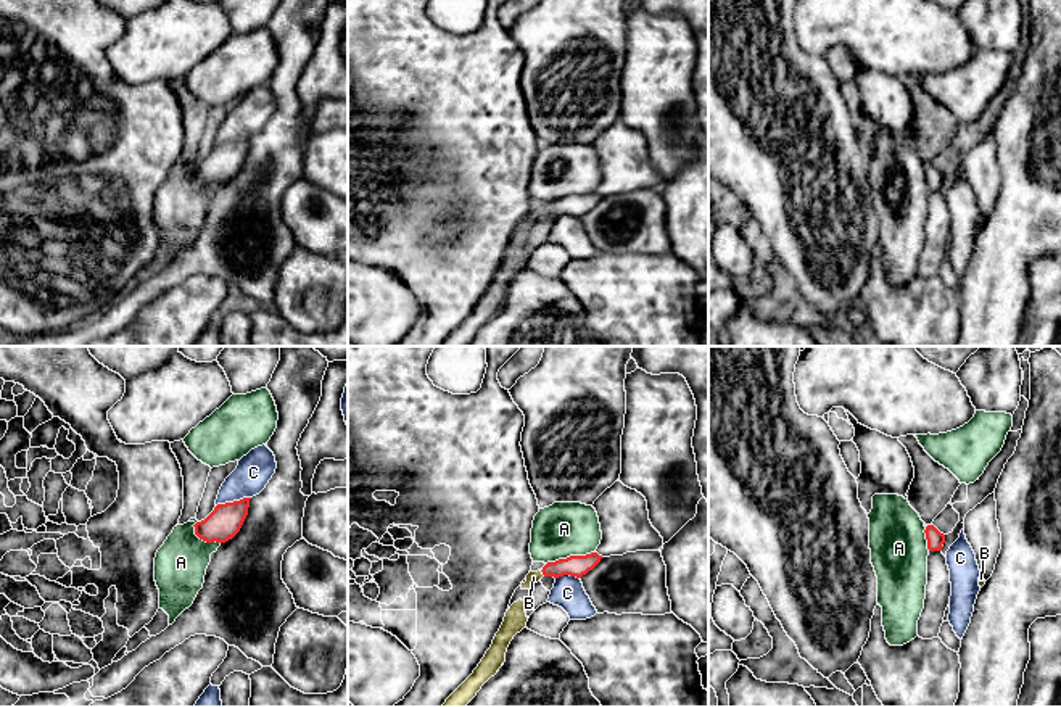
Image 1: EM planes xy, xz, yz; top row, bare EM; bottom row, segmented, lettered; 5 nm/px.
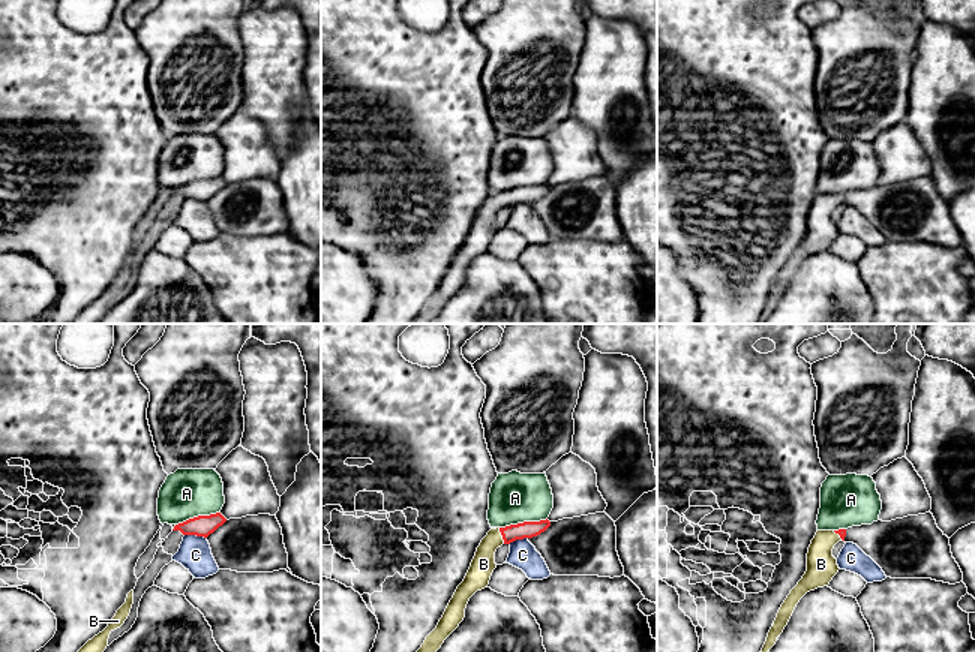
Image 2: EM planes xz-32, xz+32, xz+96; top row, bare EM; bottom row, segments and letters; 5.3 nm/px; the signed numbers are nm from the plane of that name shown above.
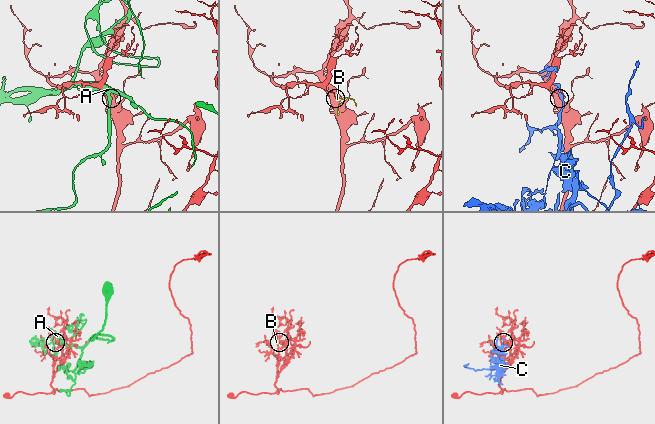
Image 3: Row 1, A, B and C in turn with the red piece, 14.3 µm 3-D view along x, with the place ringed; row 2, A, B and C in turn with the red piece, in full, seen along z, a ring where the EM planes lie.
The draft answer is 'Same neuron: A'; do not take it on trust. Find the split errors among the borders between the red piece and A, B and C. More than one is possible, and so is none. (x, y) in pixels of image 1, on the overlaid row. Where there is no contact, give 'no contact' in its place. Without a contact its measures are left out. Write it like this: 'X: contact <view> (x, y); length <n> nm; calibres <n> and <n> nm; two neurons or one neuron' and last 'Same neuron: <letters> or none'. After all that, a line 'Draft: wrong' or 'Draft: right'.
A: contact xz (570, 556); length 260 nm; calibres 110 and 280 nm; two neurons
B: contact xz (543, 574); length 40 nm; calibres 110 and 60 nm; one neuron
C: contact xy (234, 501); length 180 nm; calibres 170 and 180 nm; two neurons
Same neuron: B
Draft: wrong

